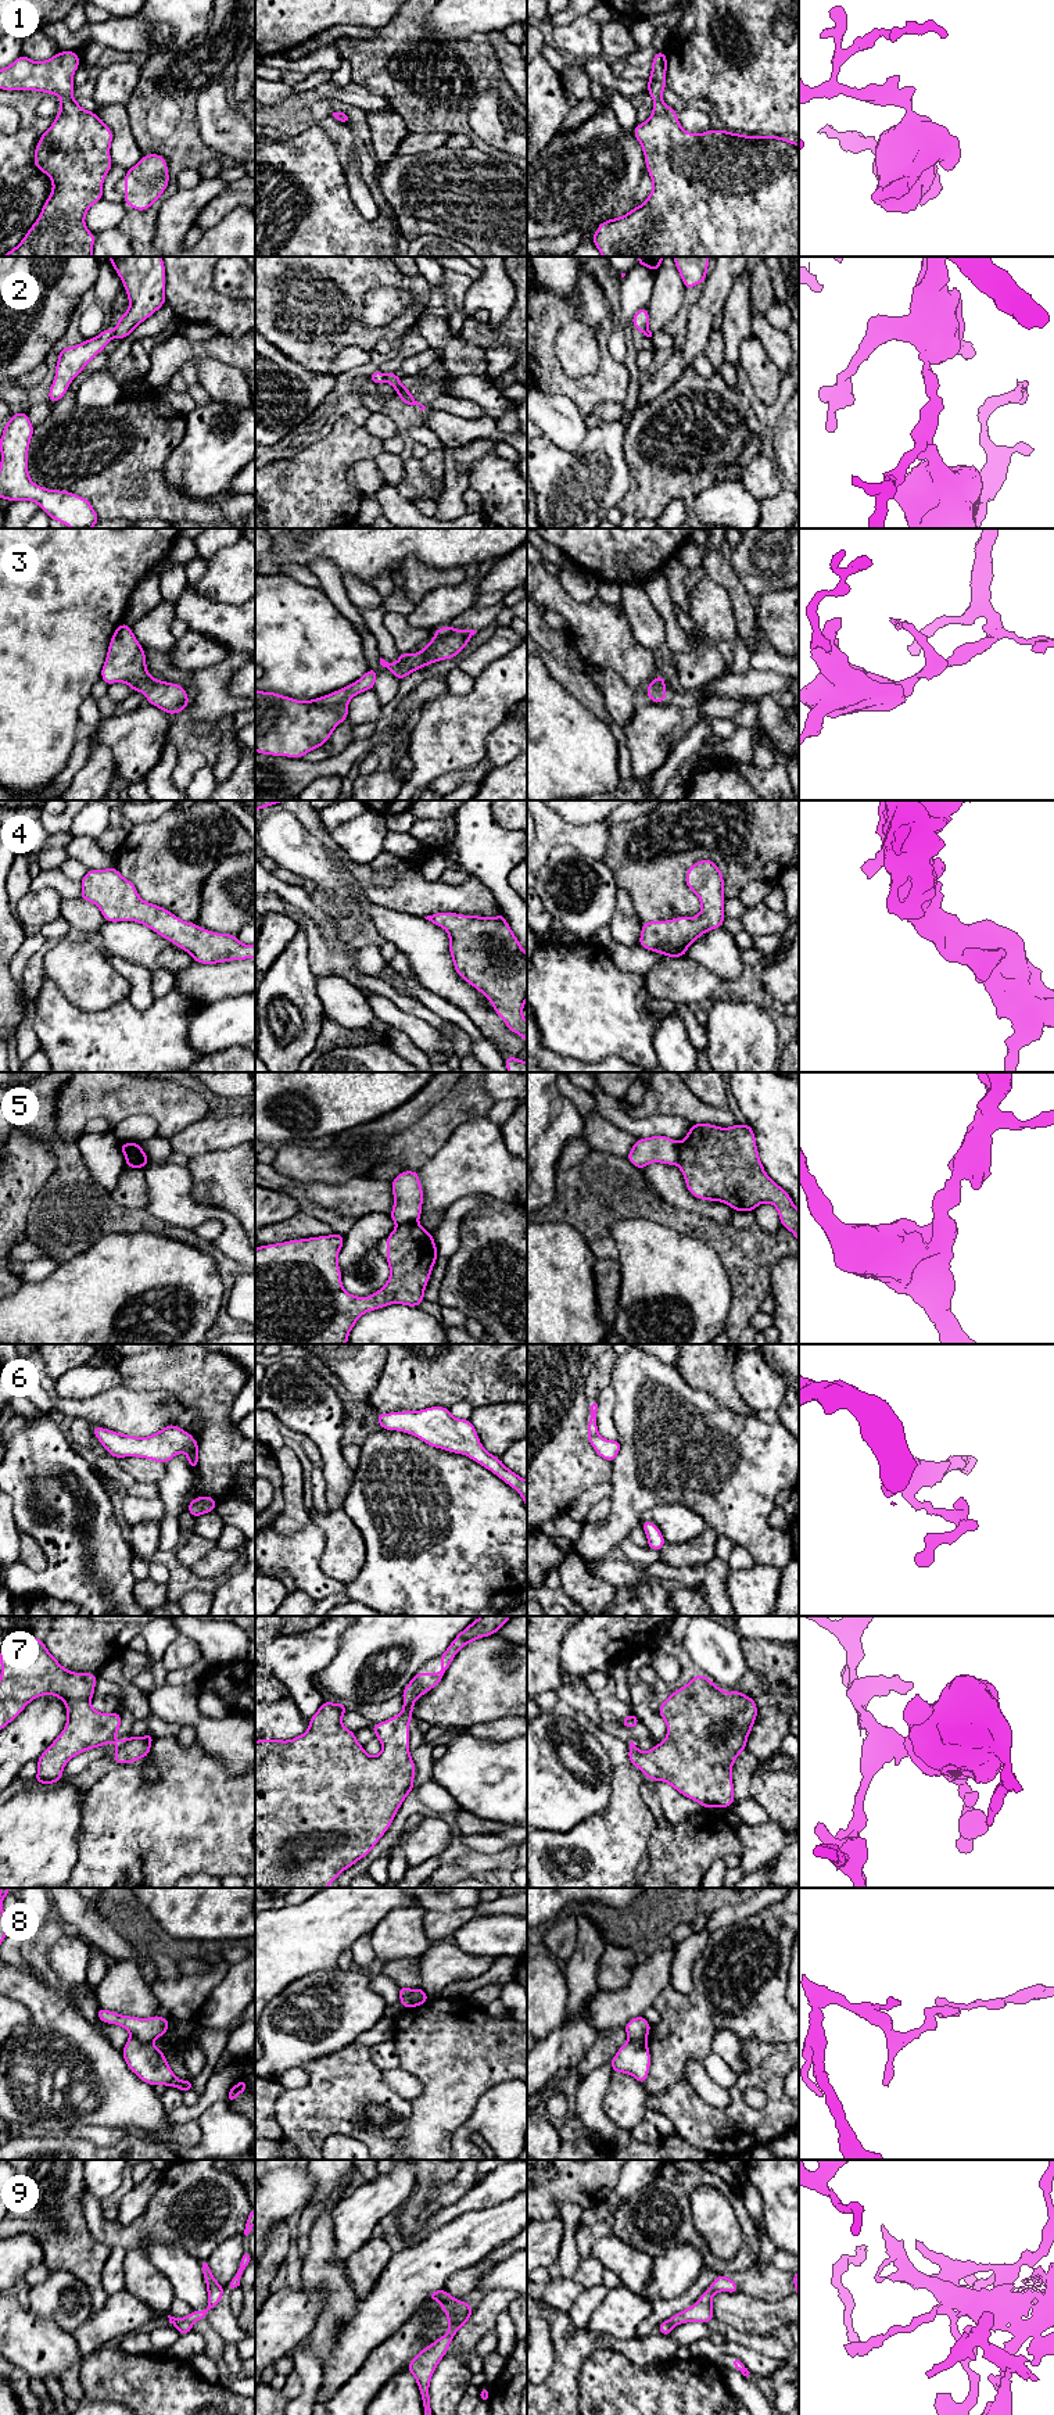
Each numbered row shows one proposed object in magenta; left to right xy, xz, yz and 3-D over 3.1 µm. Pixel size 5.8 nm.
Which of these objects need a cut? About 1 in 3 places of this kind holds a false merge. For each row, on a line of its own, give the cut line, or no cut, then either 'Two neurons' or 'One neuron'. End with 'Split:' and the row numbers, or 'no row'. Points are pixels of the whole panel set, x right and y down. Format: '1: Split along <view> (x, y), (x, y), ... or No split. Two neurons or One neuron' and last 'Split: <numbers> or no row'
1: No split. One neuron
2: Split along xz (383, 375), (386, 380). Two neurons
3: No split. One neuron
4: No split. One neuron
5: Split along xz (416, 1221), (400, 1221), (397, 1224). Two neurons
6: No split. One neuron
7: No split. One neuron
8: Split along xy (131, 2034), (144, 2042), (151, 2042). Two neurons
9: Split along xy (169, 2321), (172, 2324), (180, 2321), (190, 2324). Two neurons
Split: 2, 5, 8, 9

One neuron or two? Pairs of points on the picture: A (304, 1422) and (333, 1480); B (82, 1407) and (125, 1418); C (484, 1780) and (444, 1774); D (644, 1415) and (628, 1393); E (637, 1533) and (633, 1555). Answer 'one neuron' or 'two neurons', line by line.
A: one neuron
B: one neuron
C: one neuron
D: one neuron
E: two neurons

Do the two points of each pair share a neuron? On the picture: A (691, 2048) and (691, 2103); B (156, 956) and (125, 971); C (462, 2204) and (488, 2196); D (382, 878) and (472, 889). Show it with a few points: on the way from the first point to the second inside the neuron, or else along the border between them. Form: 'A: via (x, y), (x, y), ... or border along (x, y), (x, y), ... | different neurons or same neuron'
A: border along (685, 2078), (673, 2082), (656, 2095) | different neurons
B: border along (110, 953), (139, 963), (151, 971) | different neurons
C: via (469, 2203), (481, 2196) | same neuron
D: border along (395, 870), (383, 870), (373, 882) | different neurons

